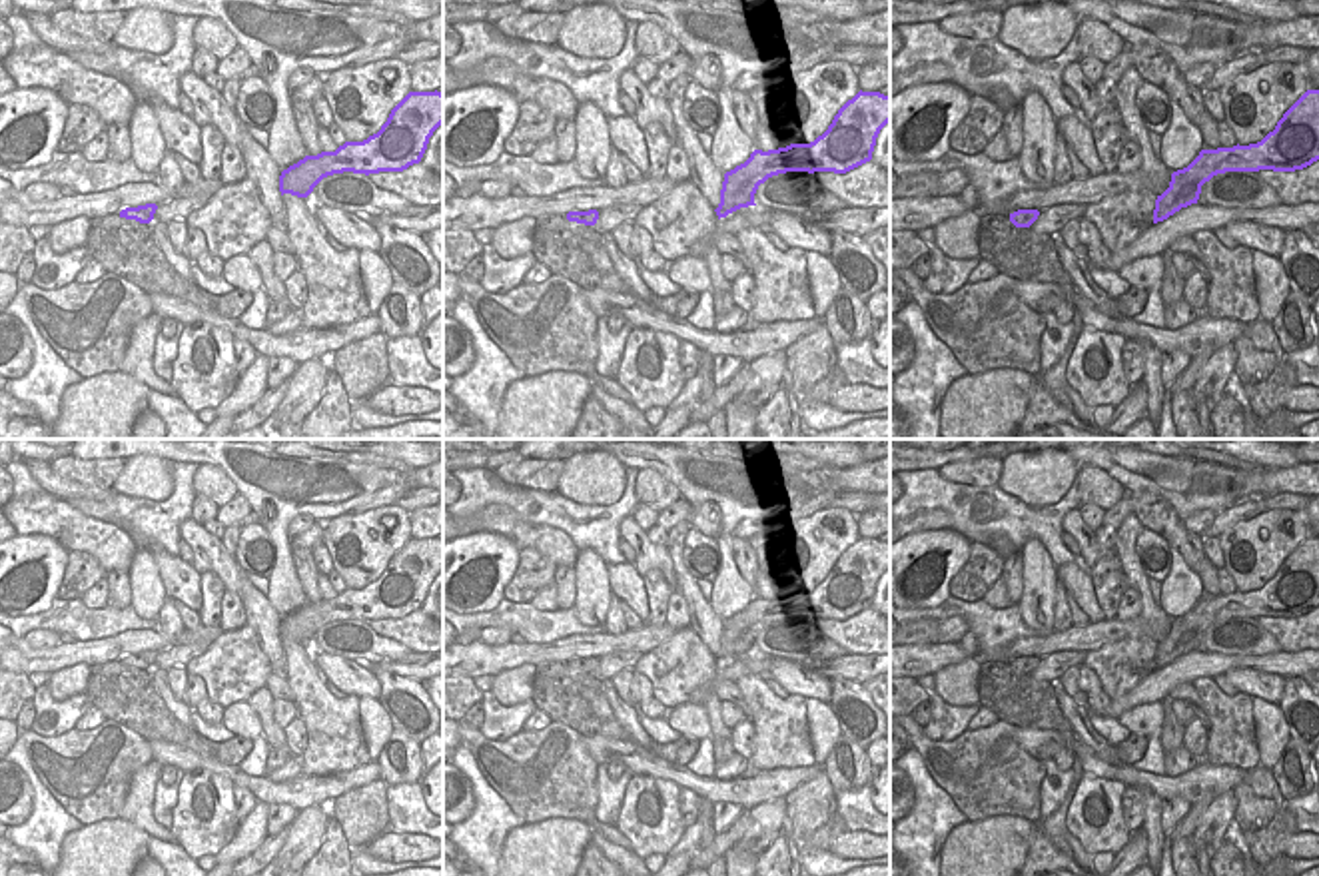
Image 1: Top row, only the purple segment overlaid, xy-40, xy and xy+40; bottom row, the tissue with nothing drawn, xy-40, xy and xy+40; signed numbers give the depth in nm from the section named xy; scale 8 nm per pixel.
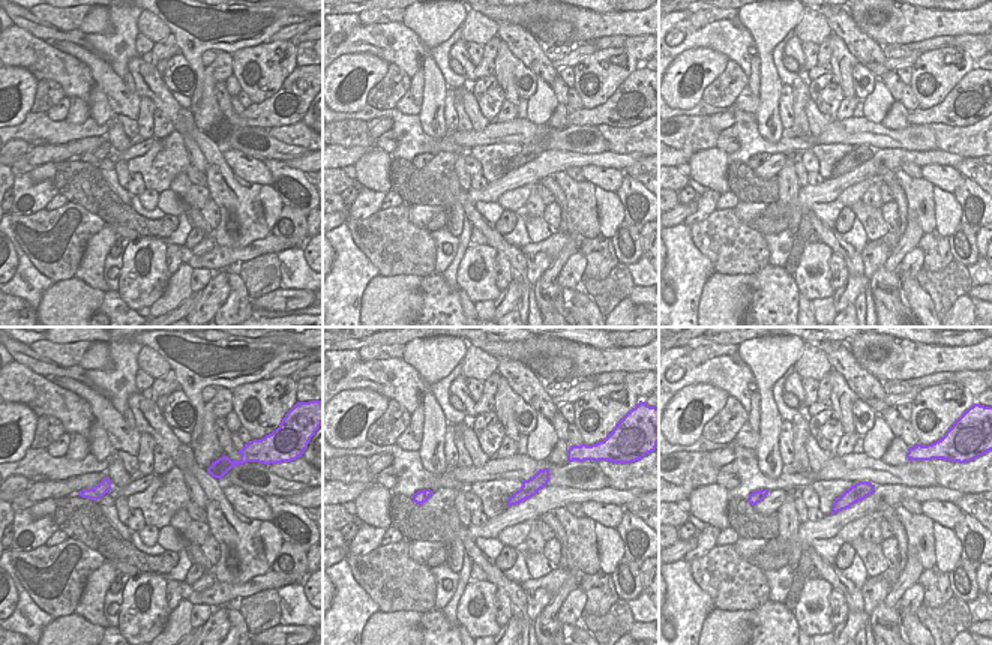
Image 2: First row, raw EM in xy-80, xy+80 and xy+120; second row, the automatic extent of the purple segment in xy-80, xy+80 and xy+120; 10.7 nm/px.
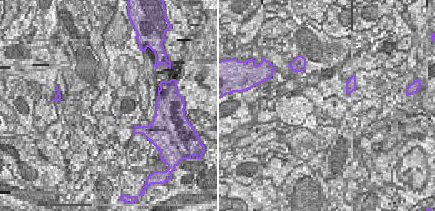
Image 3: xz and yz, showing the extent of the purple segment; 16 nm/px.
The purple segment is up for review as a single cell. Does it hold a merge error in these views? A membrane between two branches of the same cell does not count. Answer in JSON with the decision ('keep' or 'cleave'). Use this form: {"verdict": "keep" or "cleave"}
{"verdict": "cleave"}

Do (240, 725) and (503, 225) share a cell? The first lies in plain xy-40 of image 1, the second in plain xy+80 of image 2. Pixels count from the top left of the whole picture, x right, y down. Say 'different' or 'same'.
different

